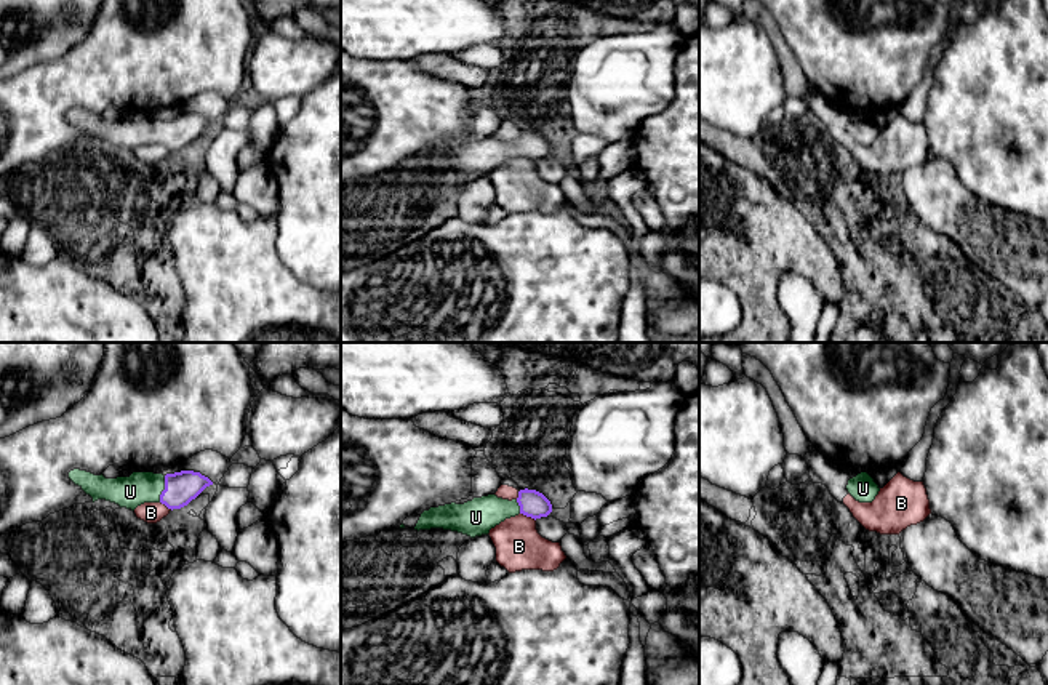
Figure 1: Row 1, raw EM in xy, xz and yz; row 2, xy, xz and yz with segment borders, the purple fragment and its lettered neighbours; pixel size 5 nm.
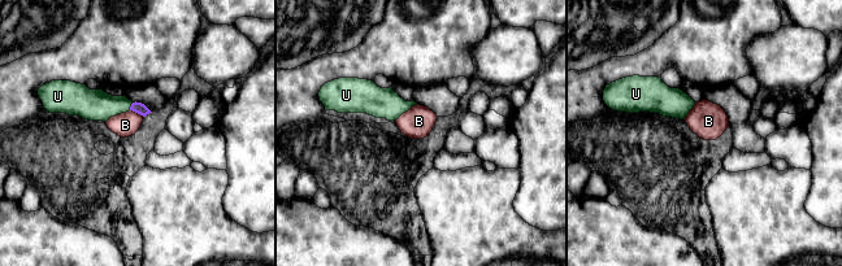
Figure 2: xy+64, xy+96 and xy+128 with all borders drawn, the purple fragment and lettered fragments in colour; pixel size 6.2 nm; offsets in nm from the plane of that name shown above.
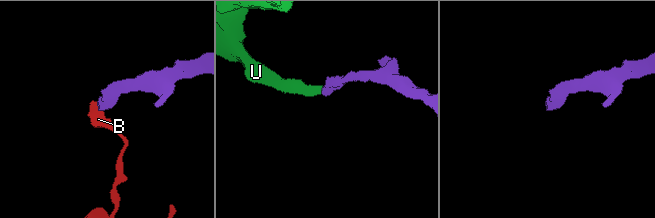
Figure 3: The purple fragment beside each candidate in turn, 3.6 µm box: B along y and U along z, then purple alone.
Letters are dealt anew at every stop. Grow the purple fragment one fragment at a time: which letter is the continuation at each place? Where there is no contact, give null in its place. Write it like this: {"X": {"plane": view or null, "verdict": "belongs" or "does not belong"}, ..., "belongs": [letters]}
{"B": {"plane": "xz", "verdict": "does not belong"}, "U": {"plane": "xy", "verdict": "belongs"}, "belongs": ["U"]}

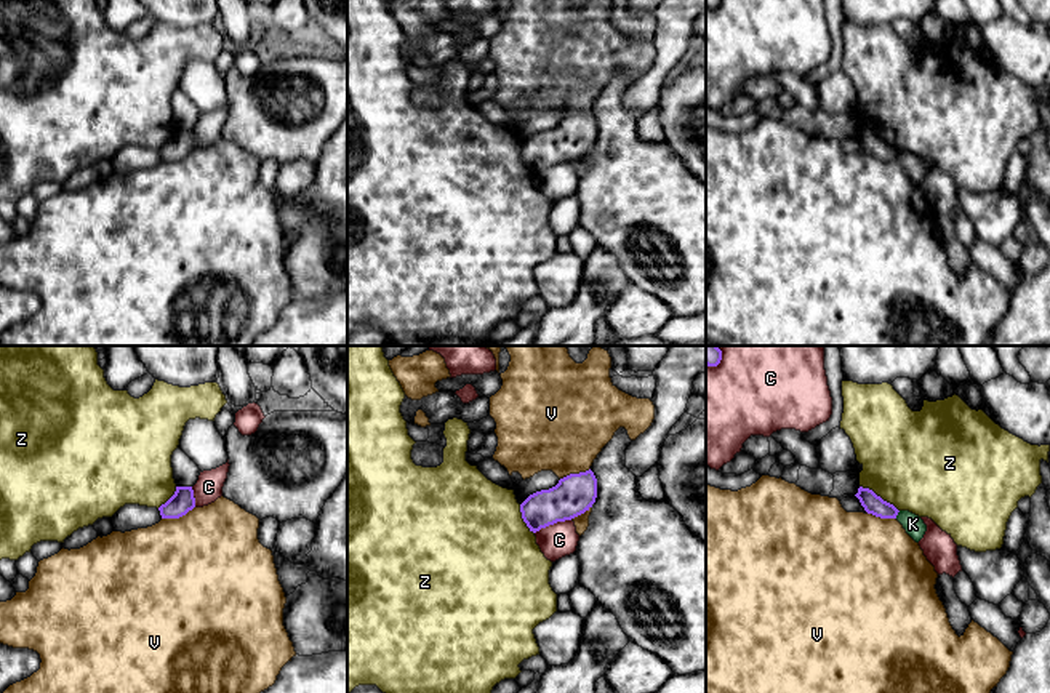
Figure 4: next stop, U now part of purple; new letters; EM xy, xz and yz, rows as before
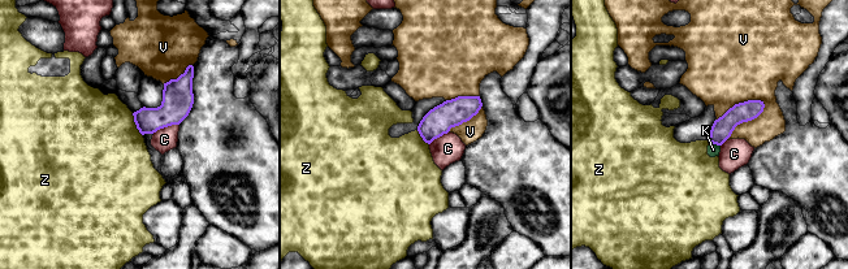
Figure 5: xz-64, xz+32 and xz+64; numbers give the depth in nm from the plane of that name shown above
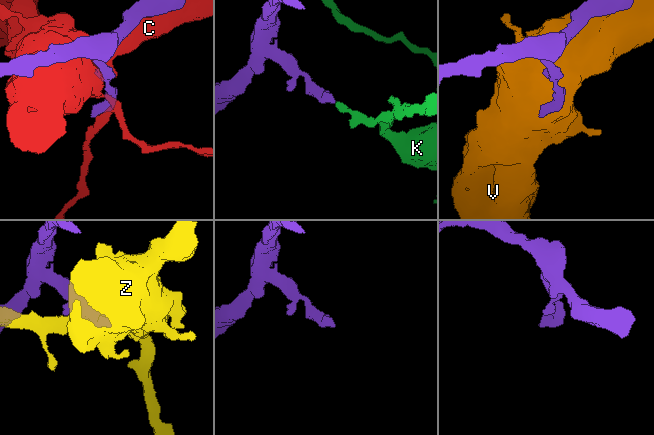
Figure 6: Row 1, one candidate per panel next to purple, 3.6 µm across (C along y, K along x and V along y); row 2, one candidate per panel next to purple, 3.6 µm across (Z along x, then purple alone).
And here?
{"C": {"plane": "xz", "verdict": "does not belong"}, "K": {"plane": "yz", "verdict": "does not belong"}, "V": {"plane": "xy", "verdict": "does not belong"}, "Z": {"plane": "yz", "verdict": "does not belong"}, "belongs": []}

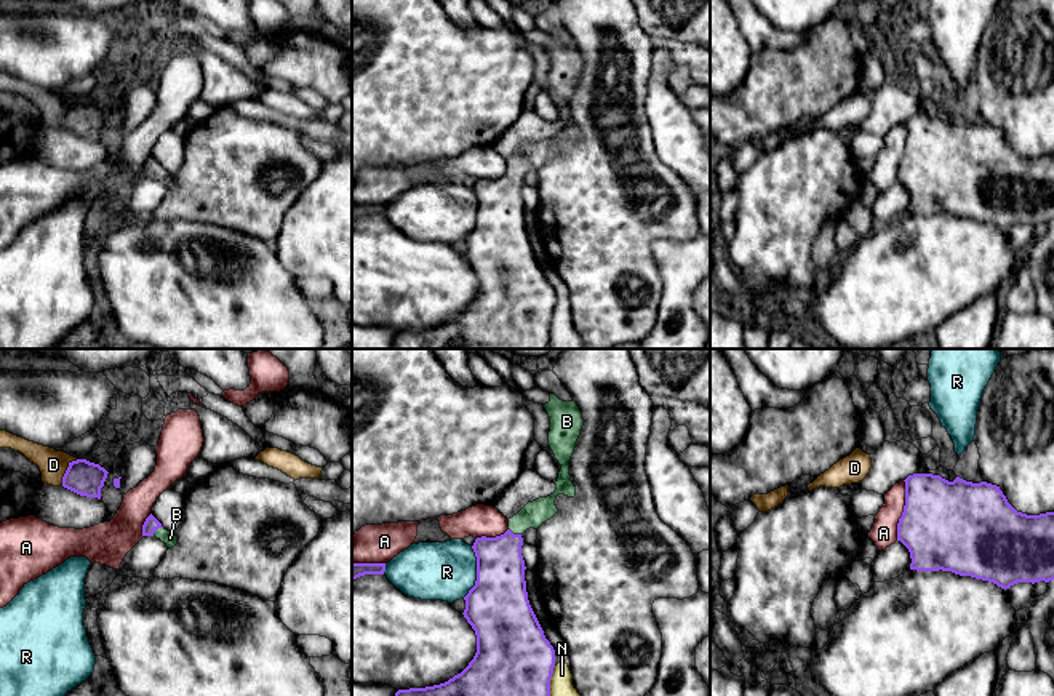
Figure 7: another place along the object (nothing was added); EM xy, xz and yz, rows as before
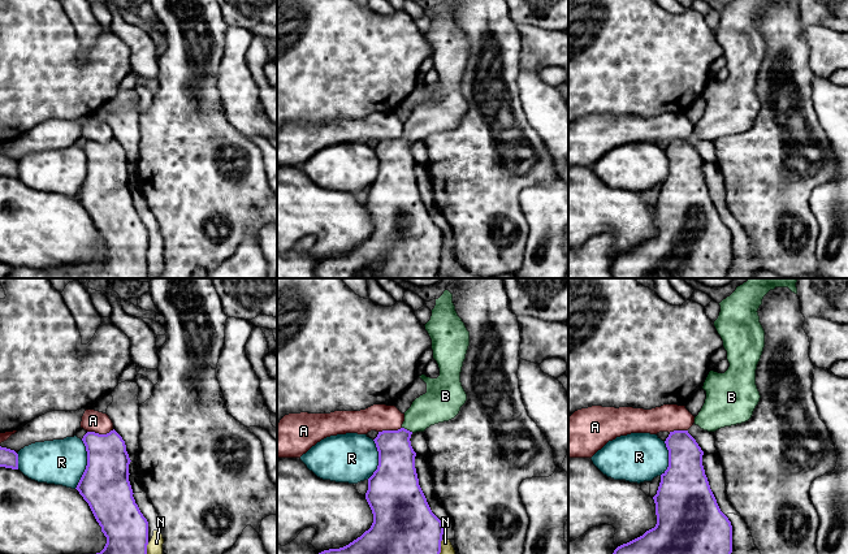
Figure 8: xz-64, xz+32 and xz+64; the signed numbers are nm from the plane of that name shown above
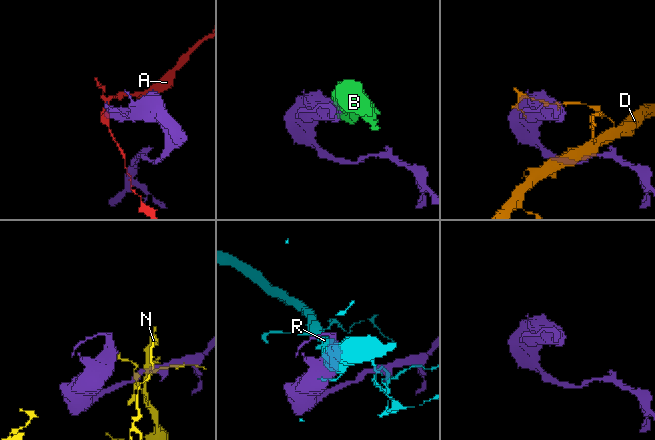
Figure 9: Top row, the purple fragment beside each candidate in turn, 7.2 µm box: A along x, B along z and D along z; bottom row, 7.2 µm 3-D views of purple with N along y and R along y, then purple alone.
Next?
{"A": {"plane": "yz", "verdict": "does not belong"}, "B": {"plane": "xy", "verdict": "belongs"}, "D": {"plane": "xy", "verdict": "does not belong"}, "N": {"plane": "xz", "verdict": "does not belong"}, "R": {"plane": "xz", "verdict": "does not belong"}, "belongs": ["B"]}

